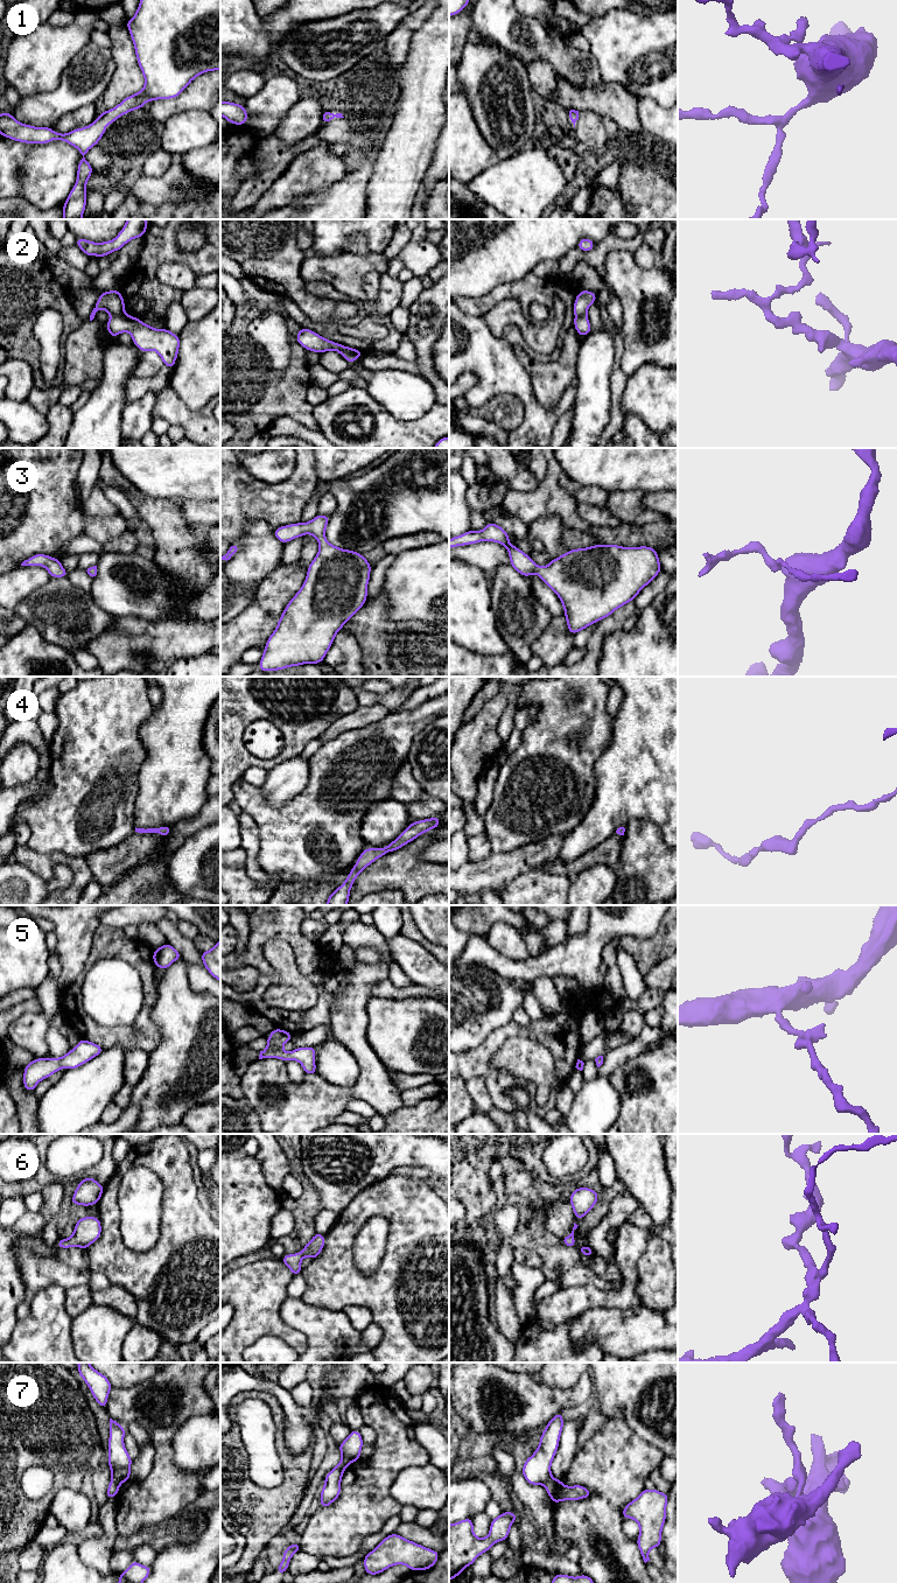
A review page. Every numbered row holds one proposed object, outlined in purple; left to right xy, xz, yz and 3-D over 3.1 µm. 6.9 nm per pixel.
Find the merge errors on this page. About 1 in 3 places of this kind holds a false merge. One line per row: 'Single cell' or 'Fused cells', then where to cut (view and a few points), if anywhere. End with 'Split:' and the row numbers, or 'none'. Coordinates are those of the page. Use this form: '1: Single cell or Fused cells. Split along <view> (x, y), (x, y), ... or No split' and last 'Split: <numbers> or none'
1: Single cell. No split
2: Fused cells. Split along xy (123, 312), (111, 317)
3: Single cell. No split
4: Single cell. No split
5: Single cell. No split
6: Single cell. No split
7: Fused cells. Split along yz (553, 1478), (545, 1486)
Split: 2, 7

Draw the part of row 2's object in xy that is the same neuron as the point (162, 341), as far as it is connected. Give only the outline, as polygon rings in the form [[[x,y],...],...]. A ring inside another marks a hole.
[[[125,313],[112,316],[106,323],[106,329],[111,337],[128,331],[134,345],[140,351],[156,351],[164,366],[174,367],[180,349],[180,335],[173,334],[167,328],[152,328],[138,317]]]

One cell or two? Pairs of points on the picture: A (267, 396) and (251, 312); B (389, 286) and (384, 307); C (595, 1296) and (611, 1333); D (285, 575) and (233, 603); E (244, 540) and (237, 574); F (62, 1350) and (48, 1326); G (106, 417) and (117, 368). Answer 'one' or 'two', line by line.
A: one
B: one
C: two
D: two
E: one
F: one
G: one

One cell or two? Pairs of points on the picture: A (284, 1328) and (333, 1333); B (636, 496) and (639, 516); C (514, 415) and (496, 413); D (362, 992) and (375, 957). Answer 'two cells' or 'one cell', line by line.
A: two cells
B: one cell
C: one cell
D: two cells

